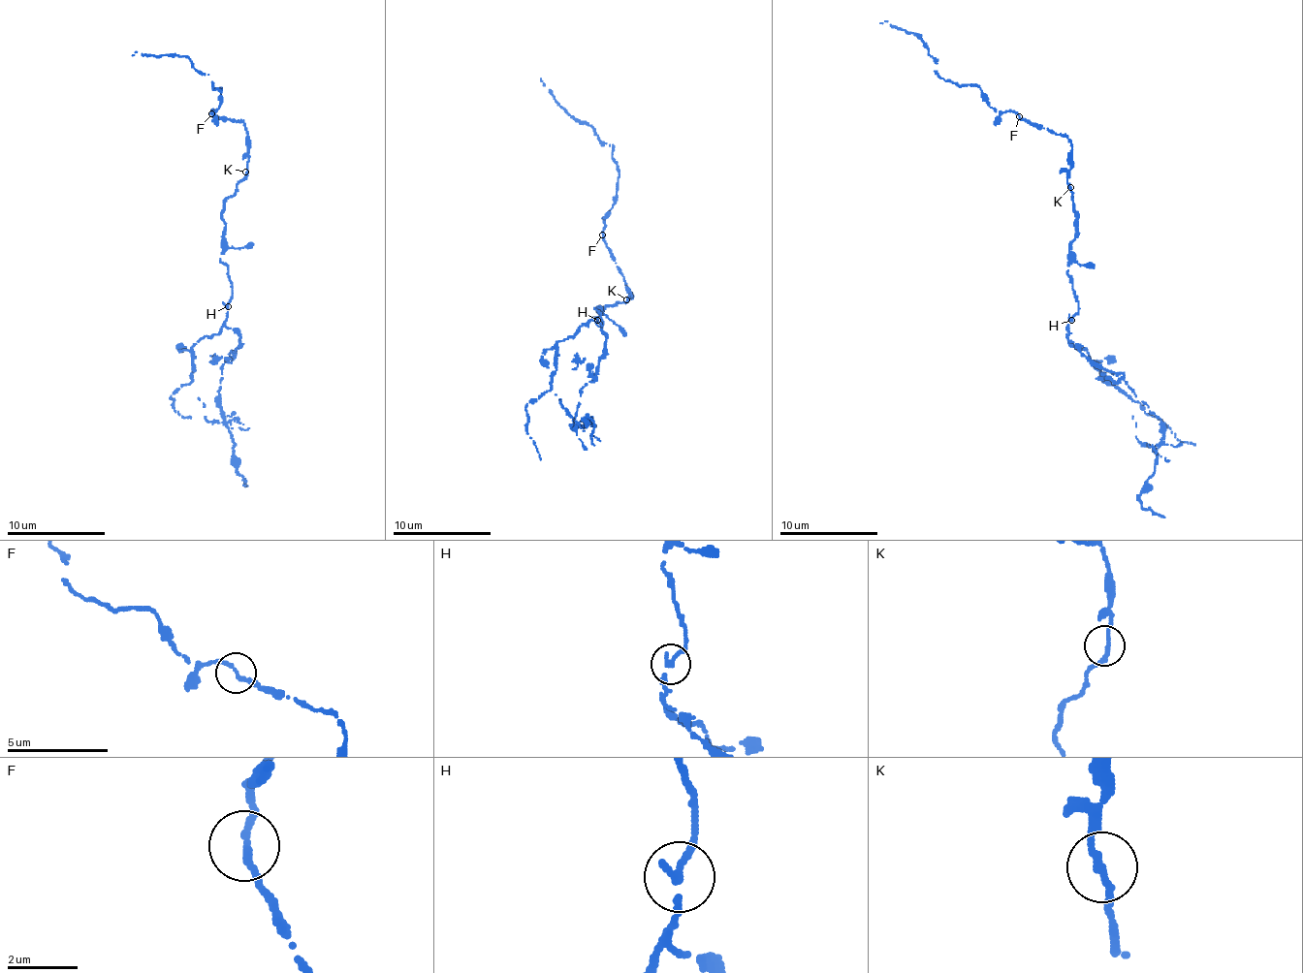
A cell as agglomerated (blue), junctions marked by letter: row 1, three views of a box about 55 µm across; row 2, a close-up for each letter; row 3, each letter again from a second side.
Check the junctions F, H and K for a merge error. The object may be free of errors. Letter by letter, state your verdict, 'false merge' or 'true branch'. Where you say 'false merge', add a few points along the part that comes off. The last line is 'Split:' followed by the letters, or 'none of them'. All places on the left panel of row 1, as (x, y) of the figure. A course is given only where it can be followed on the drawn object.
F: true branch
H: false merge; course (228, 307), (220, 329), (200, 338), (193, 350), (193, 378), (170, 394), (174, 410), (191, 419)
K: true branch
Split: H

